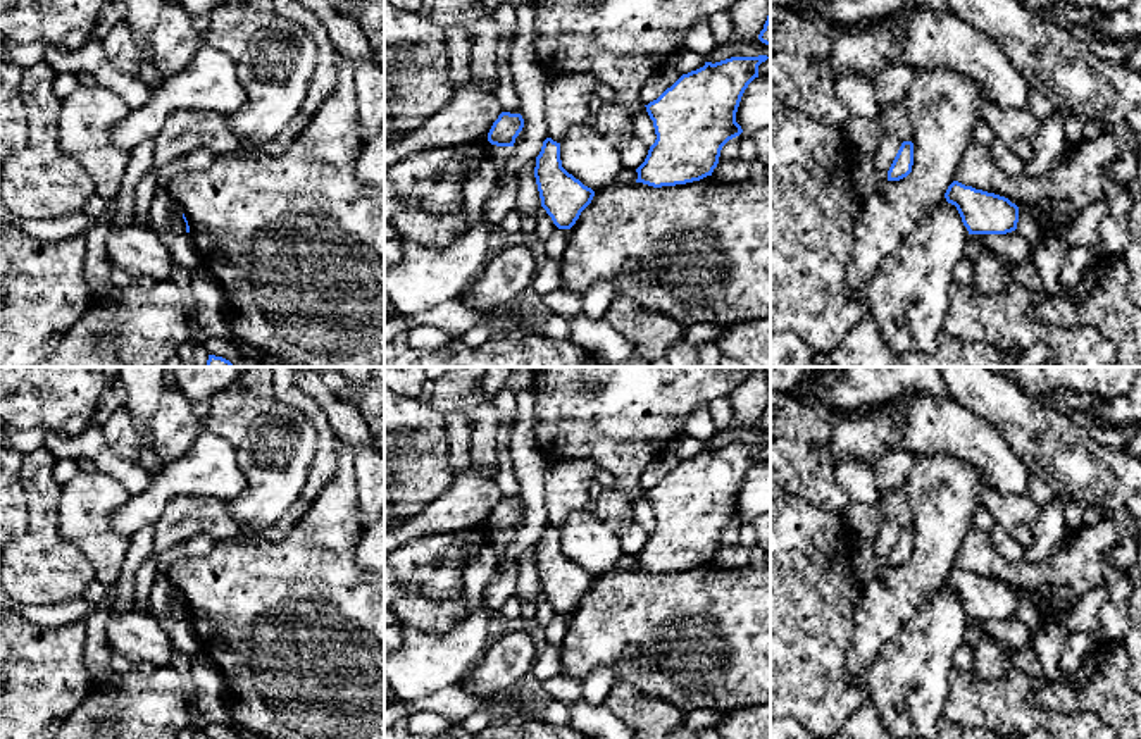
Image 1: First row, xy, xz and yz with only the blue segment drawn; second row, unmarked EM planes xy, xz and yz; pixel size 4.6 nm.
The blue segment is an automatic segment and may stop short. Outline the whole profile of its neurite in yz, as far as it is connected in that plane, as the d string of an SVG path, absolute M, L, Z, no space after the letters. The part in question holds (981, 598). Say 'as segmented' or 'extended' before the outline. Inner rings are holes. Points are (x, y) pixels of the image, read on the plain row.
as segmented; M953 567L945 584L957 593L969 620L1007 620L1017 615L1019 593L1005 582Z

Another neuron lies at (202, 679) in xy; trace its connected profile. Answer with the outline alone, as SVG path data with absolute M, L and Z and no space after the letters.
M200 655L191 656L186 679L193 699L193 708L198 708L203 713L205 723L226 725L234 730L240 739L269 739L238 725L231 718L221 698L224 691L224 679L217 670L203 661Z

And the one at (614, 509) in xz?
M615 487L603 489L591 512L617 534L634 524L633 501Z

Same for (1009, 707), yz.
M1012 668L1001 679L981 682L951 670L941 718L994 730L1001 739L1024 737L1044 729L1050 739L1119 739L1115 729L1088 711L1048 711L1036 701L1039 686Z

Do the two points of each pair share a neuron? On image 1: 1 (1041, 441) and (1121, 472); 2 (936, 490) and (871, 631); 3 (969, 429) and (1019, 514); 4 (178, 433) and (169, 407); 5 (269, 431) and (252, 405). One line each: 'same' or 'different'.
1: same
2: same
3: different
4: same
5: different

